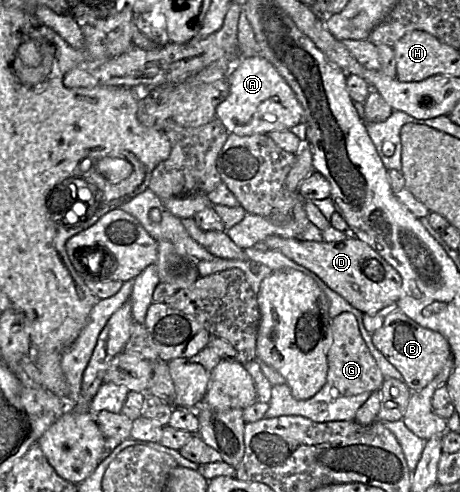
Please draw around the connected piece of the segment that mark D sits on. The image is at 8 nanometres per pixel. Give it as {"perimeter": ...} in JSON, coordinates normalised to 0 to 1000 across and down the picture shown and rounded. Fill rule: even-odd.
{"perimeter":[[[587,478],[572,492],[585,506],[611,512],[683,553],[724,591],[789,638],[817,640],[841,622],[863,616],[872,602],[872,559],[820,510],[778,484],[715,494]]]}

